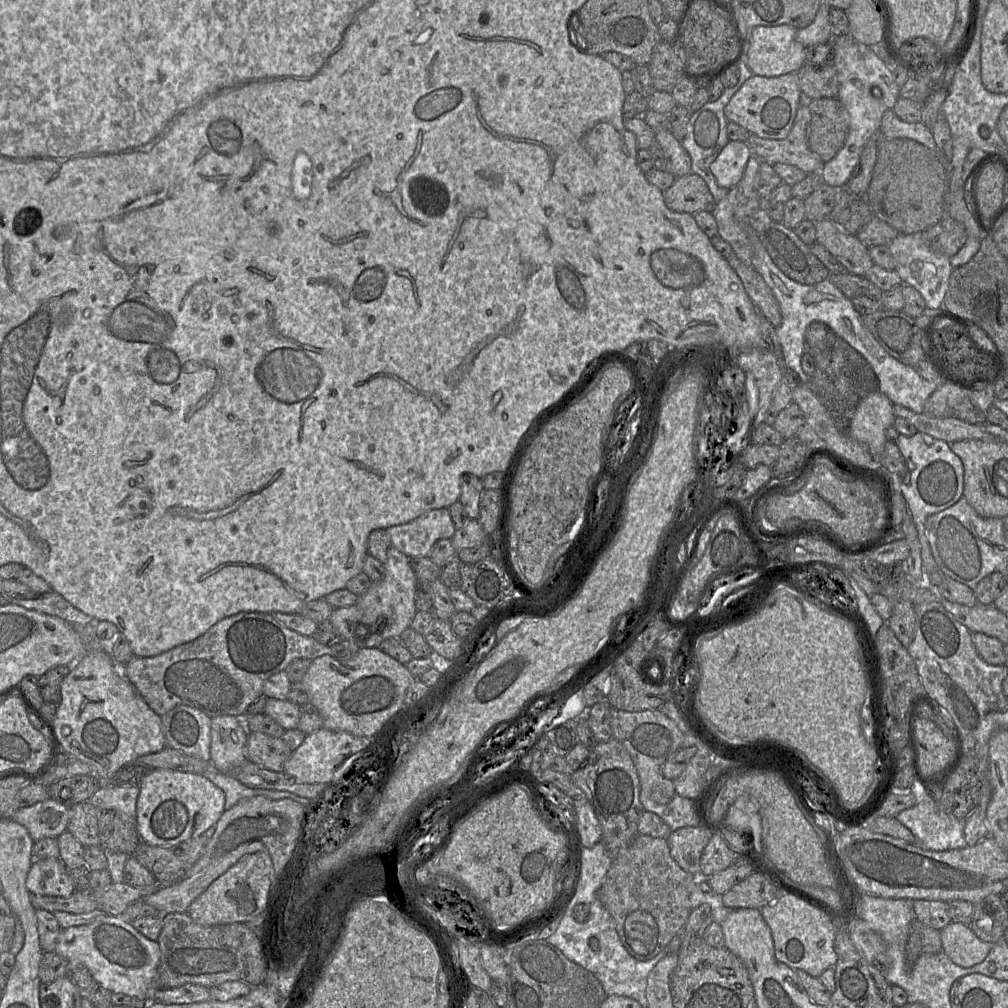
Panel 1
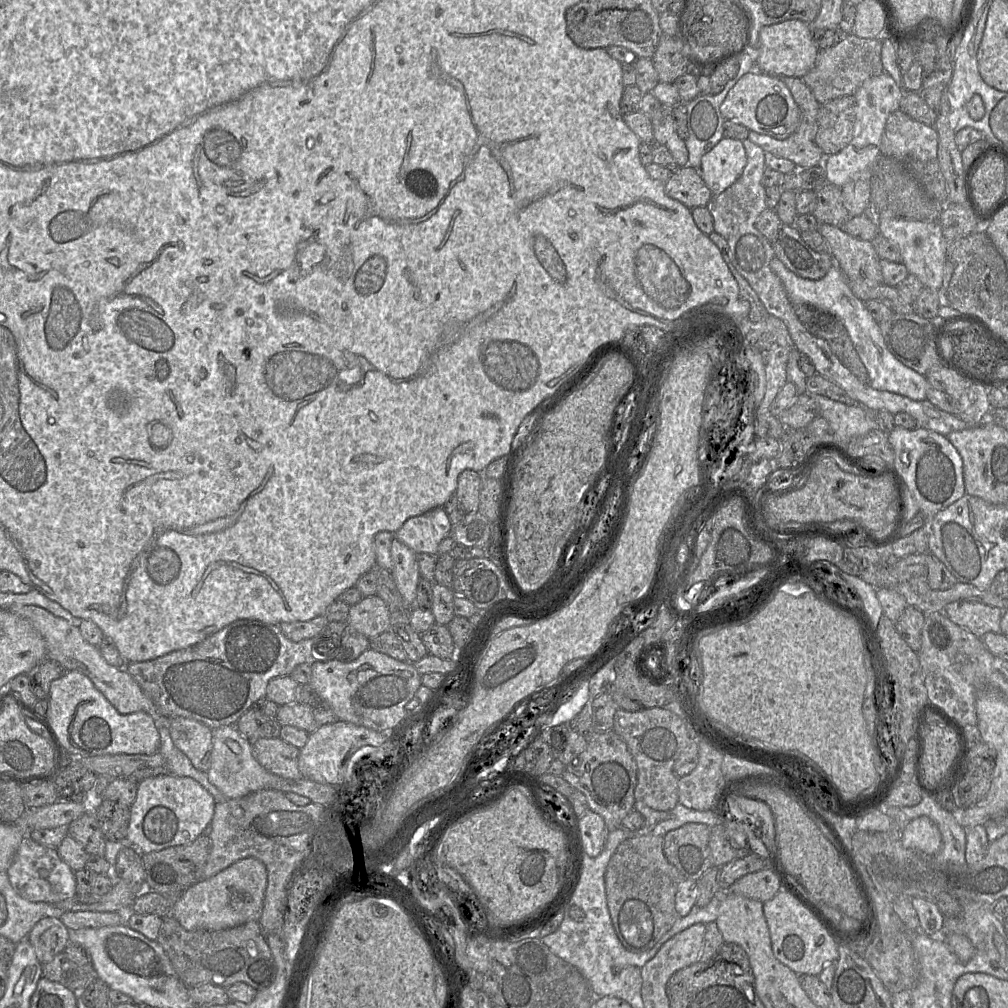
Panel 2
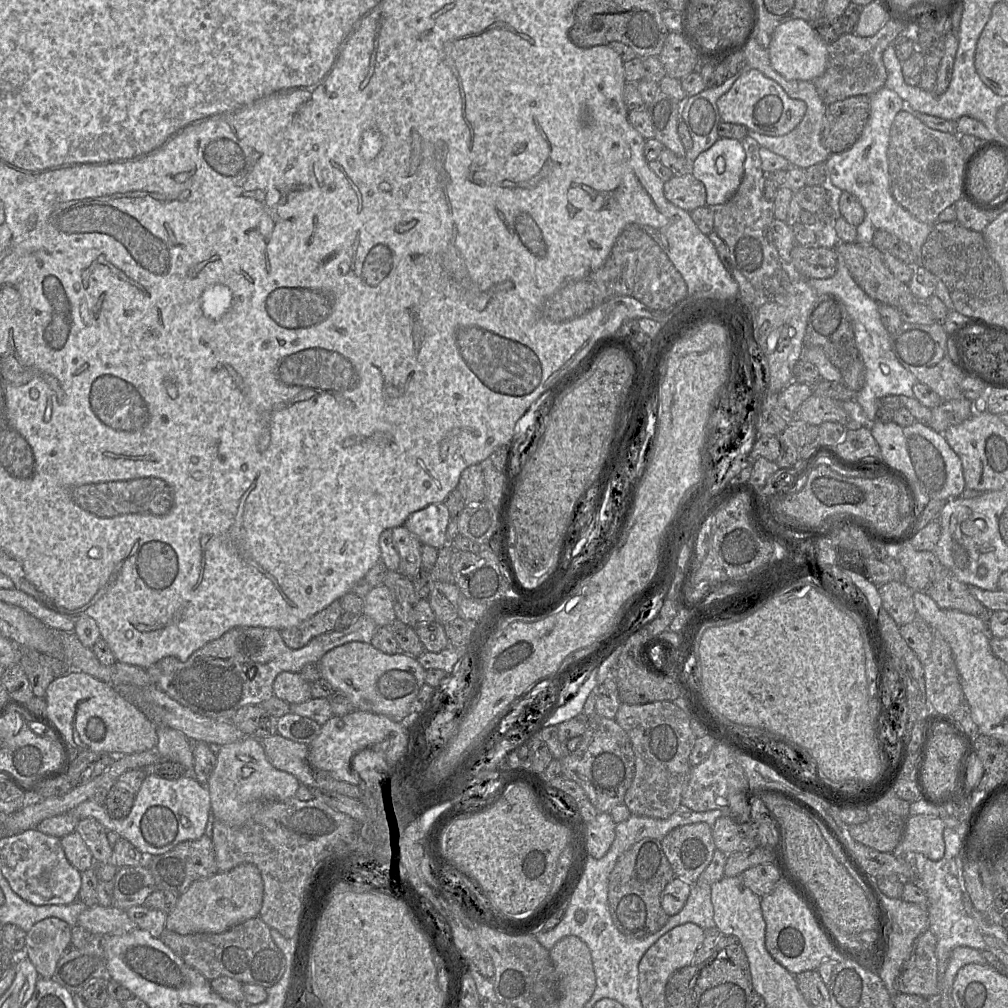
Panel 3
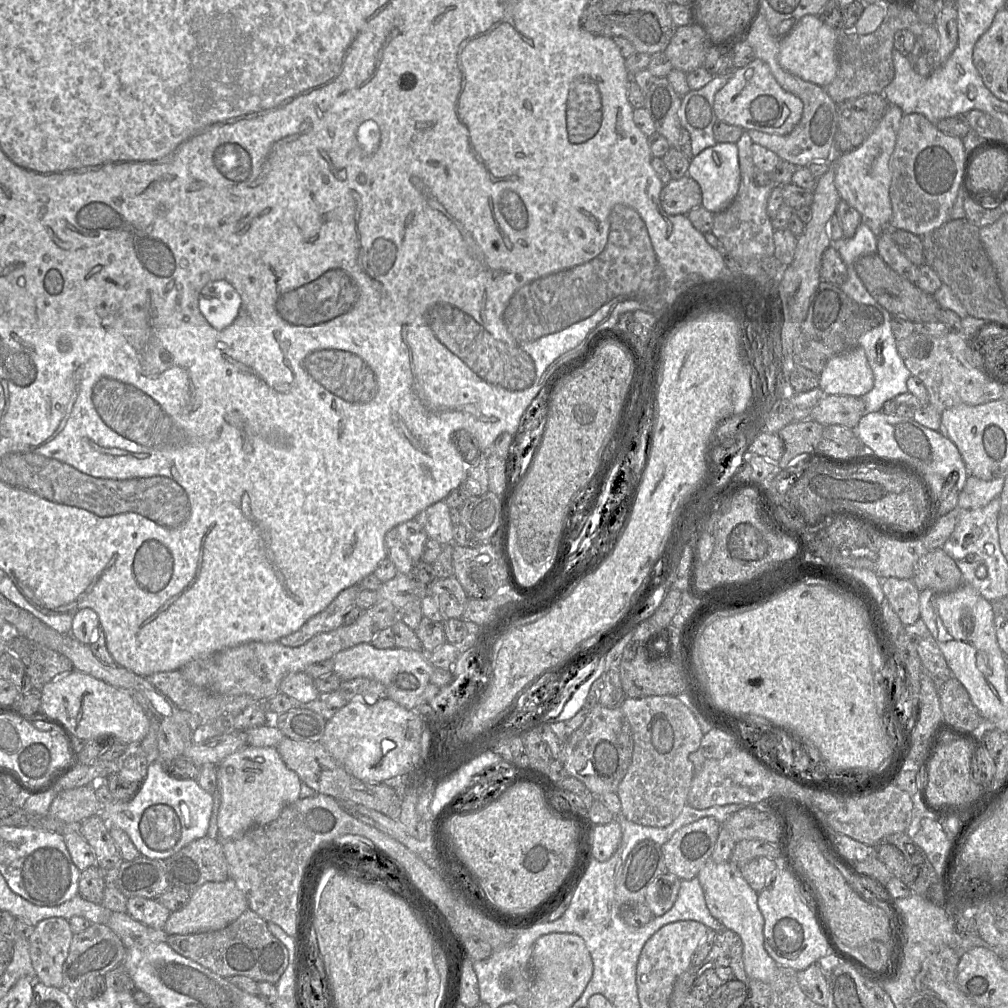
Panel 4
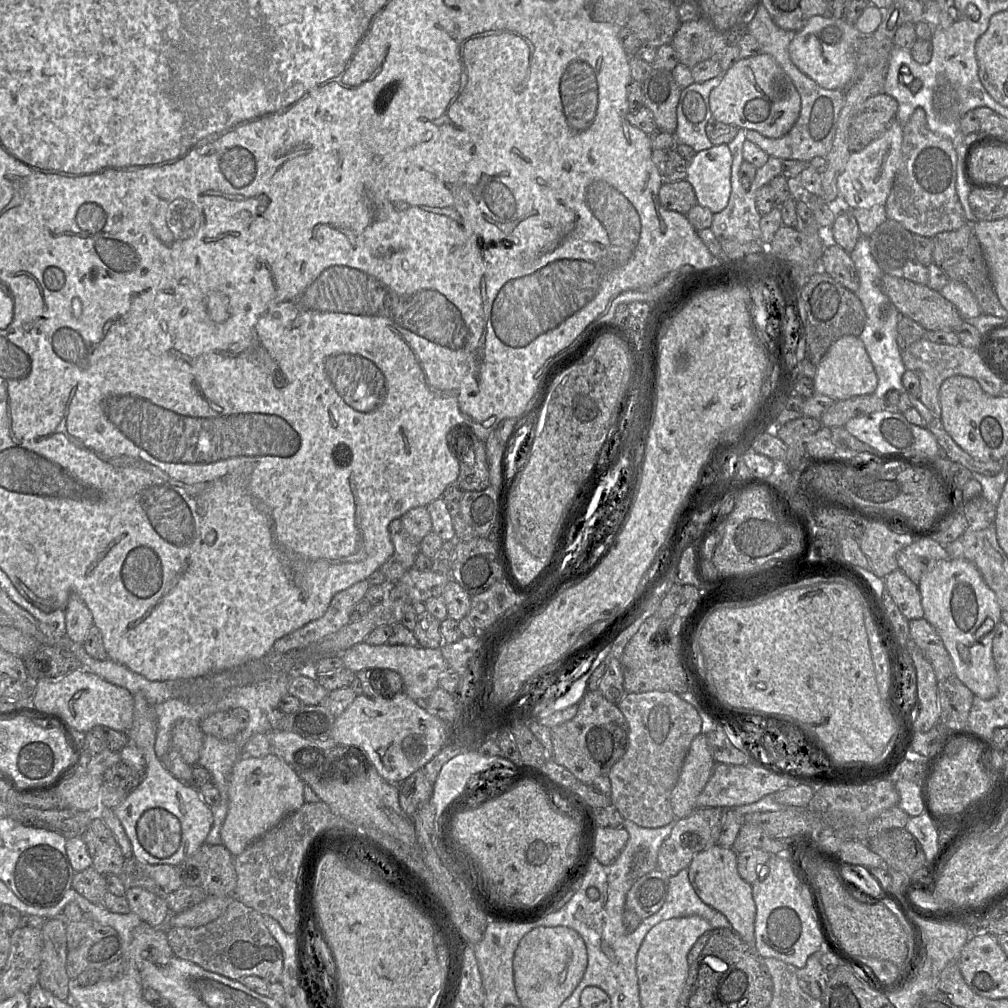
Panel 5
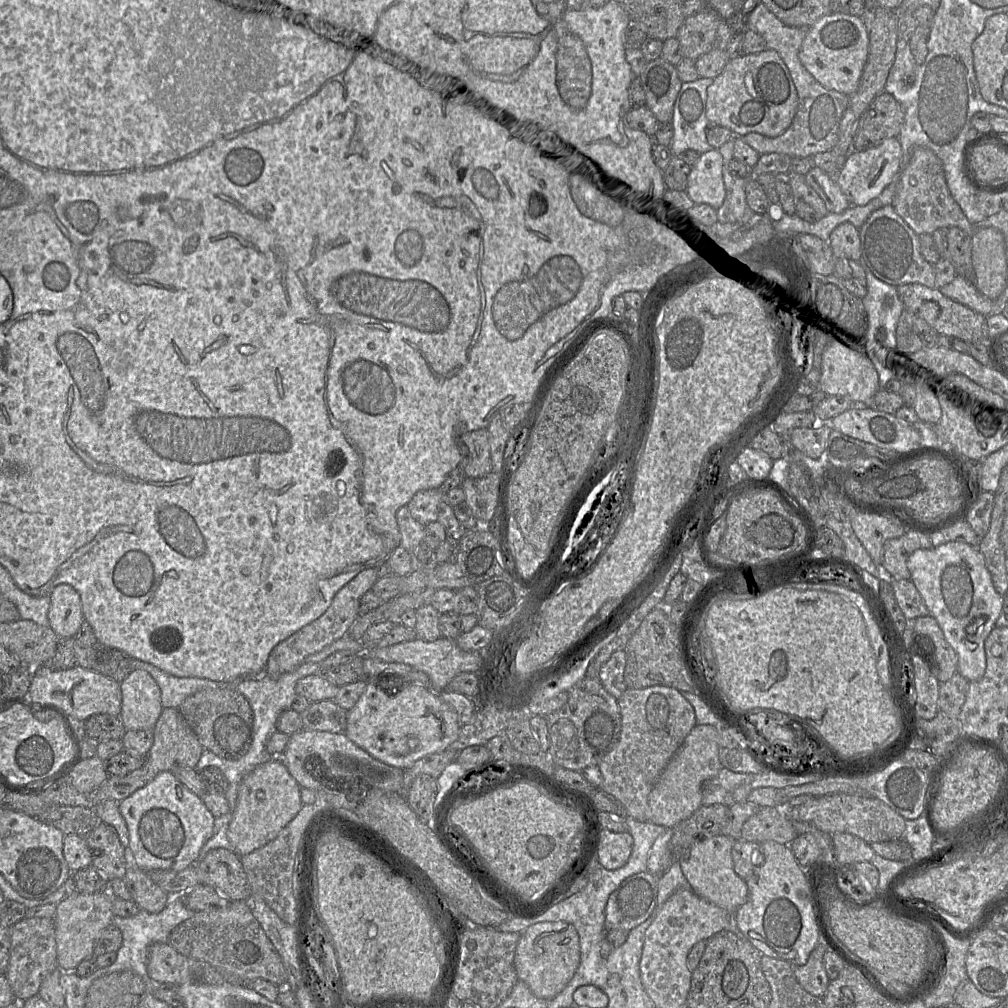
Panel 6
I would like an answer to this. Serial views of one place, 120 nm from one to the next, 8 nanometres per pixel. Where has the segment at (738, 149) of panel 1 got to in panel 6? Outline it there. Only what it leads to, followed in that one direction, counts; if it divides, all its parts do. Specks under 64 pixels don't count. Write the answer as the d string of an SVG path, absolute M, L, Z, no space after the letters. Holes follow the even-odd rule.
M717 148L701 153L685 183L692 202L704 202L718 209L725 199L723 157Z

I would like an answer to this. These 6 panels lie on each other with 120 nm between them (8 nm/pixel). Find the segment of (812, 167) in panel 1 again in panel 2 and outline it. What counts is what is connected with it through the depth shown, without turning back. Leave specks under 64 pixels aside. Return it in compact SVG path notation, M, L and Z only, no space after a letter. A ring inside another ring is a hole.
M782 77L782 80L790 90L794 101L800 109L799 126L789 137L783 140L778 140L771 136L760 134L755 131L749 131L748 139L760 146L767 153L771 153L774 156L792 161L798 169L805 169L817 165L822 165L825 156L815 143L815 135L817 131L817 115L820 104L815 99L810 88L801 78Z

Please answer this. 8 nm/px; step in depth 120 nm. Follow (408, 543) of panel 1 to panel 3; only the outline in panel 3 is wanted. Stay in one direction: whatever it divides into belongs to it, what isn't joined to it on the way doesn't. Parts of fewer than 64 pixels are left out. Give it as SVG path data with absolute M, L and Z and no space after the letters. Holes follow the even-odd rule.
M432 503L410 514L403 525L422 544L439 549L448 544L447 526L450 519L444 503Z

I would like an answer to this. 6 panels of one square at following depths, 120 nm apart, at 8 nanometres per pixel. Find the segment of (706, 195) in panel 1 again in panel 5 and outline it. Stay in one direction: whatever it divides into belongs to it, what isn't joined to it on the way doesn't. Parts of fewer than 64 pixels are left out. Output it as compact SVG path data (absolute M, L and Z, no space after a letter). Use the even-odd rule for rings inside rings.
M686 179L664 181L659 190L659 199L665 209L685 215L697 204L694 189Z

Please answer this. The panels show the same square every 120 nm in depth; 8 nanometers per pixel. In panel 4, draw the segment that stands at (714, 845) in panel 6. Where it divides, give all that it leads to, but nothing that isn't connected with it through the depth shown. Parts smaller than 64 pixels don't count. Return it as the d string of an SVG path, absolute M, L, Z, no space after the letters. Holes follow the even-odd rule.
M711 859L700 869L697 878L703 889L706 905L711 915L719 920L725 929L729 929L738 934L743 944L743 963L747 976L751 979L770 983L778 967L764 948L764 918L757 904L758 893L754 891L743 878L740 868L731 861L716 863Z

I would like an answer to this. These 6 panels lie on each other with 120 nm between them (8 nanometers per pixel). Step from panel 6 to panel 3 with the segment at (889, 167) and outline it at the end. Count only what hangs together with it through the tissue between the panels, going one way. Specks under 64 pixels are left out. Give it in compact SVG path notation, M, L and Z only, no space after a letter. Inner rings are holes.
M882 87L869 96L870 116L859 139L849 149L830 154L825 161L827 184L835 192L846 191L854 195L861 203L876 230L885 230L906 242L916 255L920 264L921 250L933 225L921 222L913 217L893 197L888 172L888 145L890 128L895 116L904 108L905 102L897 93Z

